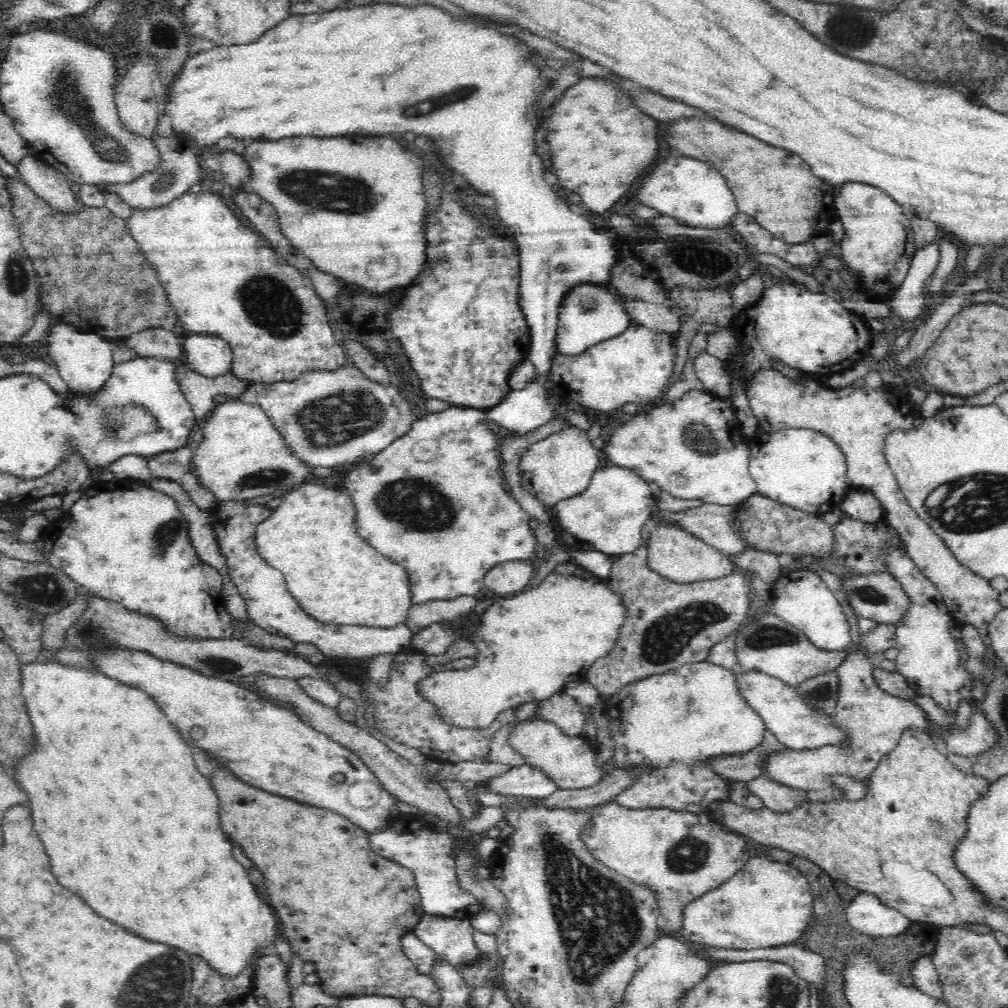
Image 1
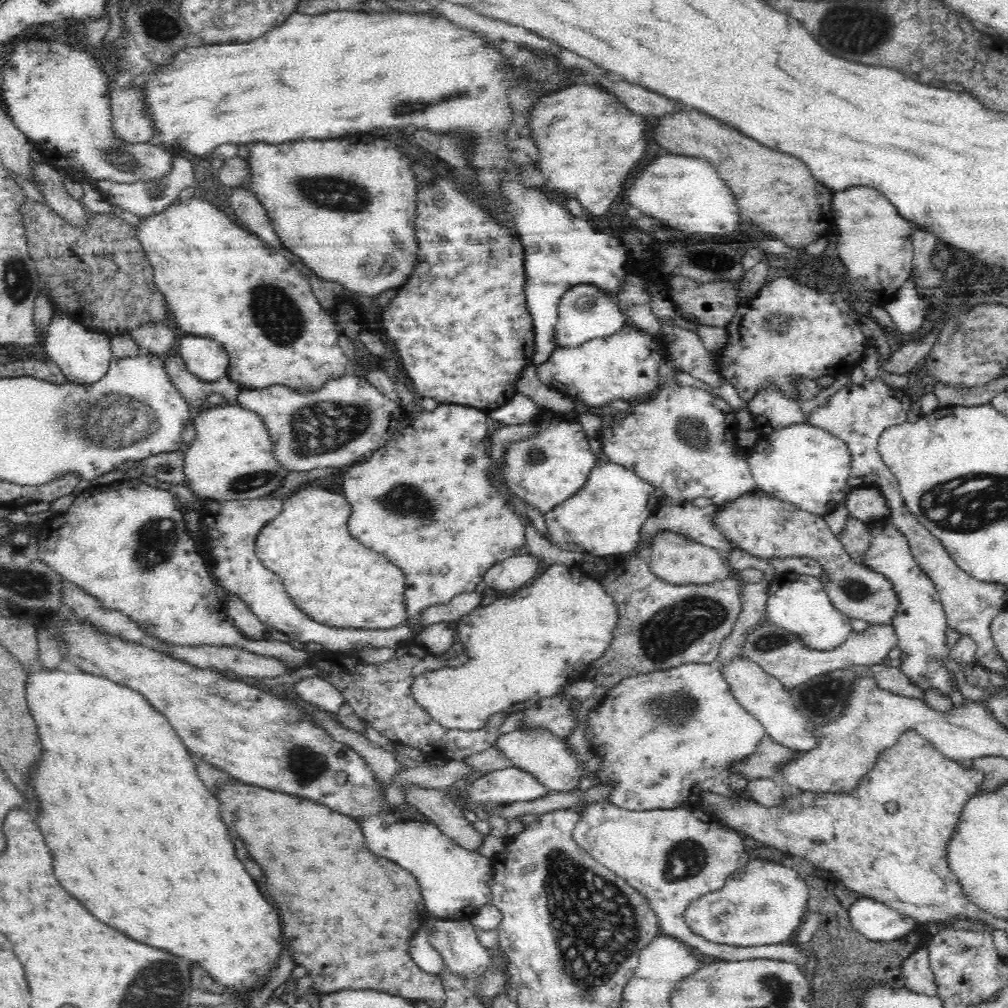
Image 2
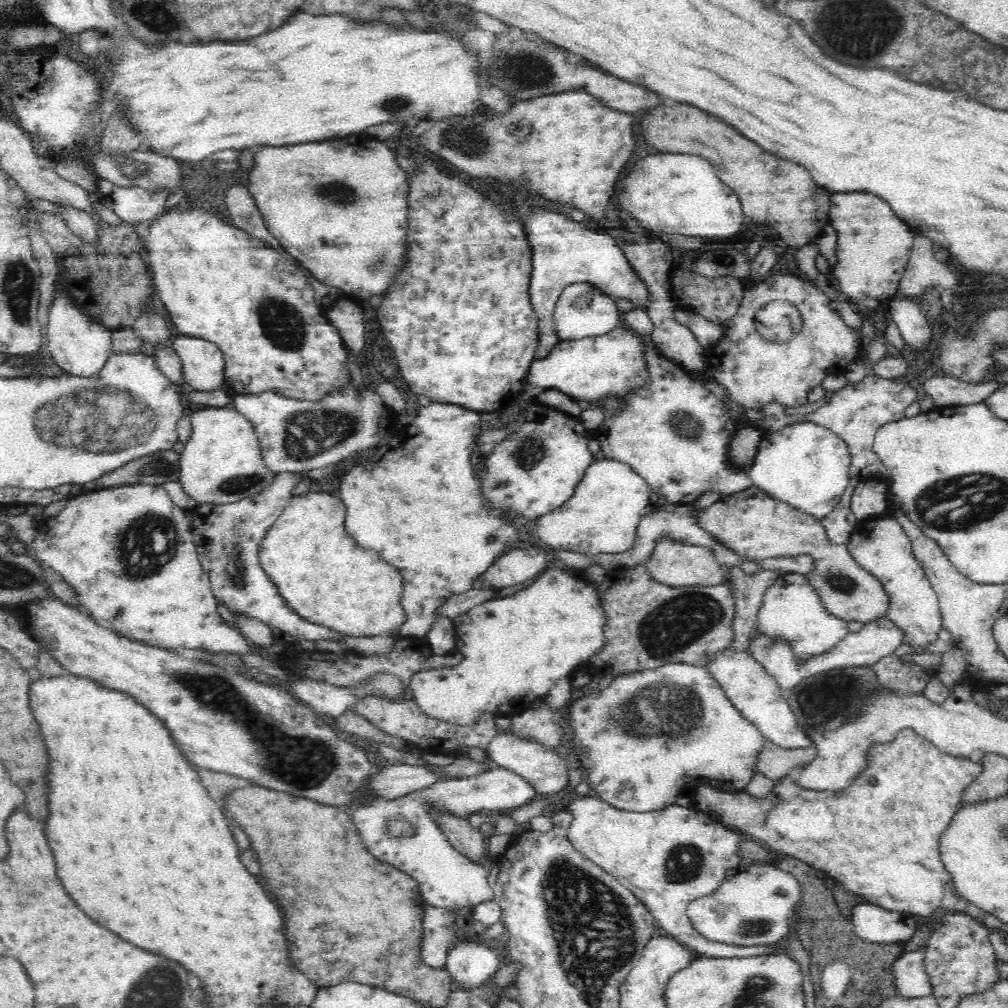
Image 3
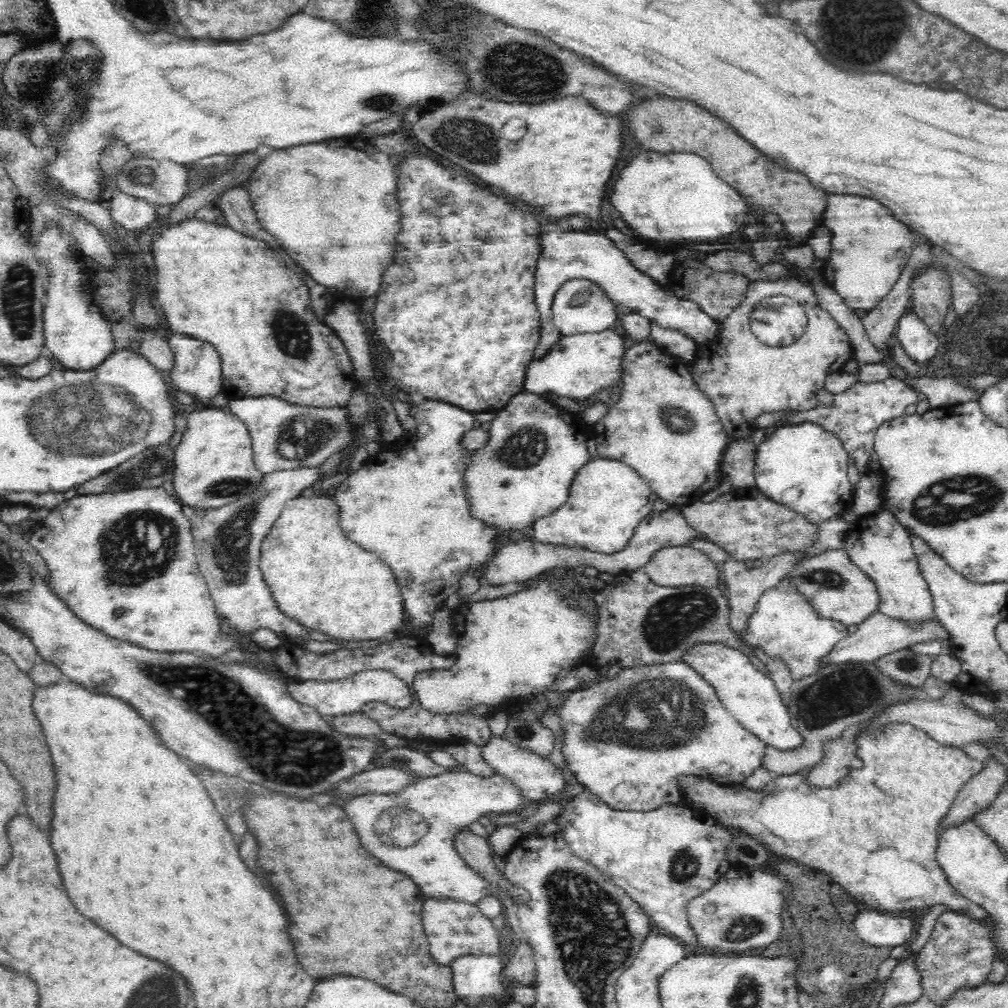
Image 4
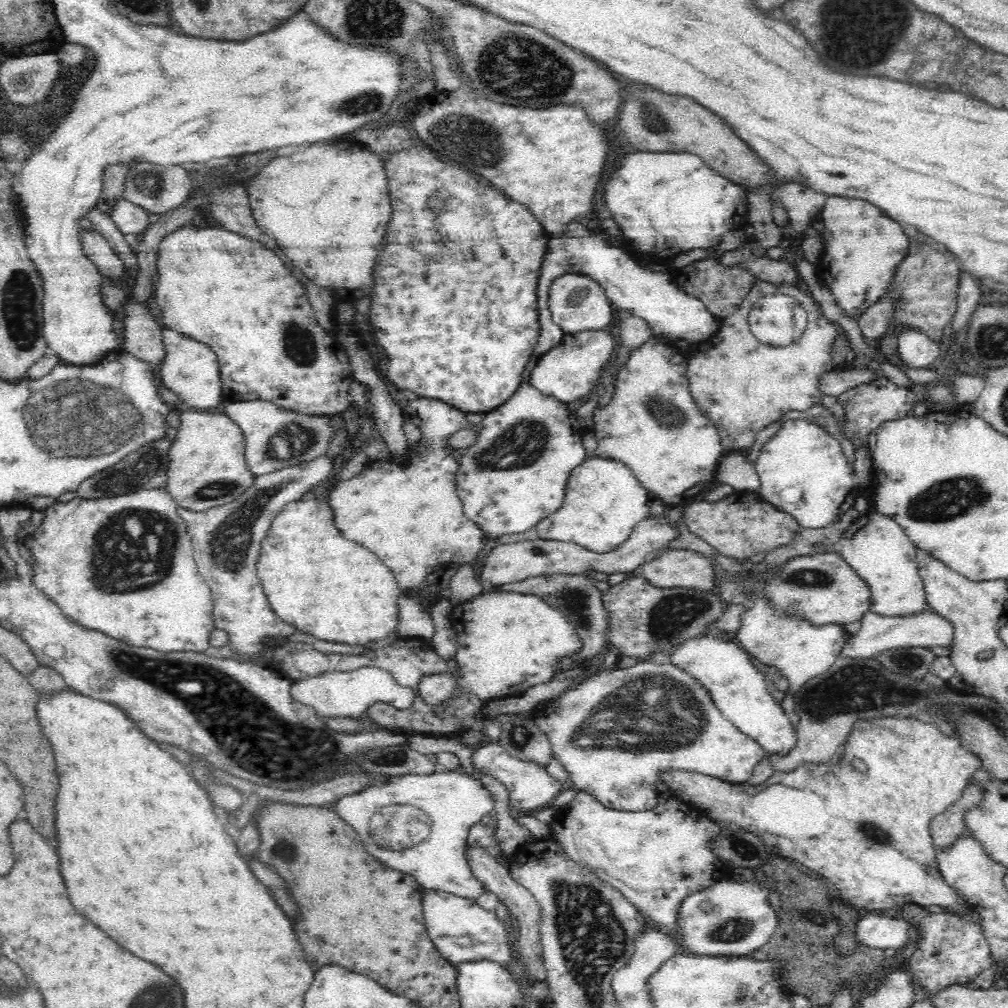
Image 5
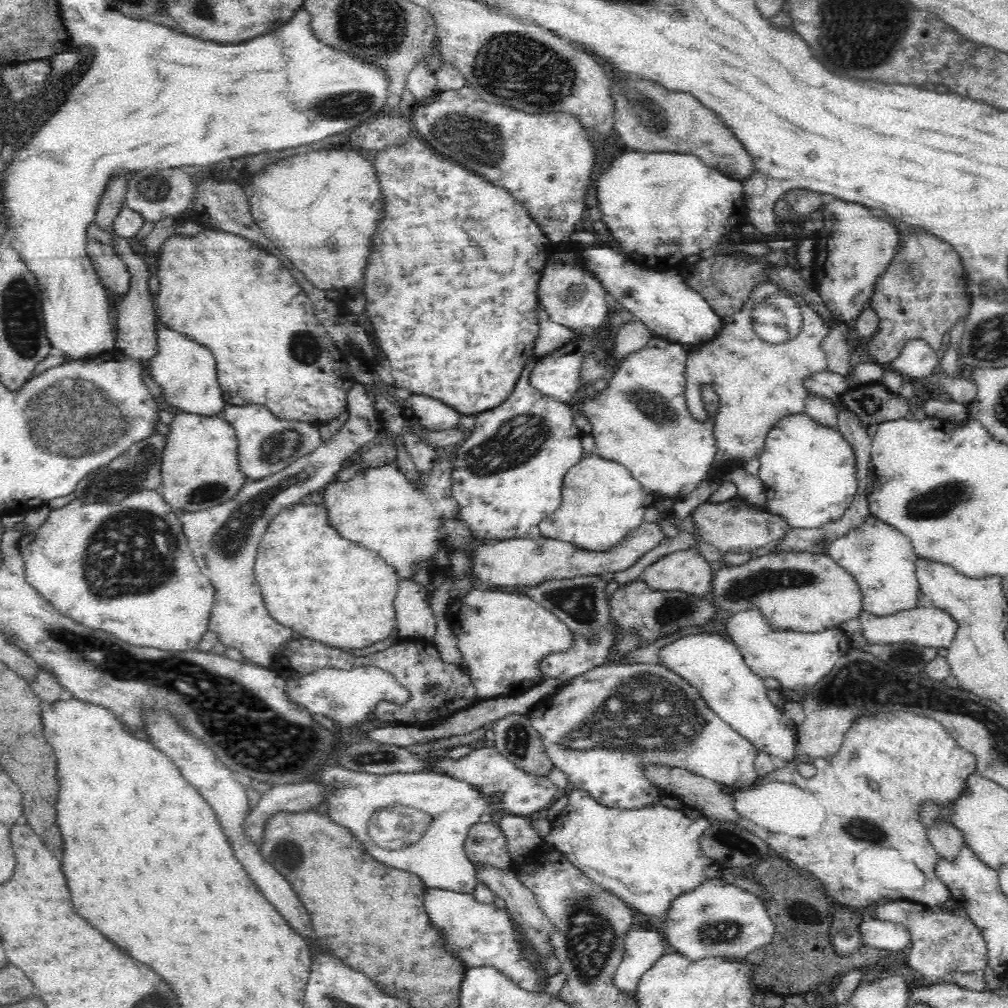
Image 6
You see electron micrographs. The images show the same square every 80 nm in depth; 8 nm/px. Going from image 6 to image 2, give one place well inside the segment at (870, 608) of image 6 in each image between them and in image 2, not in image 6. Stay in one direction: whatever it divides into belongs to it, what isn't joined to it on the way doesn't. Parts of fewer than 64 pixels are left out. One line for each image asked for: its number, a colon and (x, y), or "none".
2: (920, 623)
3: (880, 545)
4: (878, 544)
5: (877, 548)

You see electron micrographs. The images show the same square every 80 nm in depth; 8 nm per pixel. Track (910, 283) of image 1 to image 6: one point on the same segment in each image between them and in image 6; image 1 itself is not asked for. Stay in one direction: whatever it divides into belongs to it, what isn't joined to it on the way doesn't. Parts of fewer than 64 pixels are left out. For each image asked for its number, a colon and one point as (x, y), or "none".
2: (908, 309)
3: (913, 325)
4: (920, 344)
5: (916, 349)
6: (918, 360)

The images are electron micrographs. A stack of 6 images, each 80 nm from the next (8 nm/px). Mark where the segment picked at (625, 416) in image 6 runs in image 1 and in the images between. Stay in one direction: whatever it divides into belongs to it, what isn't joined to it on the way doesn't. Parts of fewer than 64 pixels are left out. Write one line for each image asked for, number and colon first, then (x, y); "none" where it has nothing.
1: (693, 448)
2: (682, 439)
3: (674, 433)
4: (662, 425)
5: (652, 425)

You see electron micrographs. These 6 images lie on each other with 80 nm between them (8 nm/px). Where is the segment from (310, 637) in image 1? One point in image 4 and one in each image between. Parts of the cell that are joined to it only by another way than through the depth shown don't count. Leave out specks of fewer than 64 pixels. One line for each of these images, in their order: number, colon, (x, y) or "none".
2: (233, 526)
3: (228, 535)
4: (228, 540)

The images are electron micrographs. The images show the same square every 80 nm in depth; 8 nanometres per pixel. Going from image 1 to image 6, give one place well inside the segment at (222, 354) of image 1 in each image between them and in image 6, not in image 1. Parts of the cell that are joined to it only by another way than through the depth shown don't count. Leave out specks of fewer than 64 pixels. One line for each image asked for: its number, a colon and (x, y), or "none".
2: (206, 358)
3: (202, 361)
4: (197, 370)
5: (190, 369)
6: (185, 370)

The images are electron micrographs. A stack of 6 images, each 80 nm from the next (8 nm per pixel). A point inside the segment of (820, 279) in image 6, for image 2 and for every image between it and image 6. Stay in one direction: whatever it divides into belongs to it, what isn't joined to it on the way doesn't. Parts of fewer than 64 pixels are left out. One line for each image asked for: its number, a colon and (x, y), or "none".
2: (875, 243)
3: (873, 247)
4: (868, 257)
5: (863, 248)

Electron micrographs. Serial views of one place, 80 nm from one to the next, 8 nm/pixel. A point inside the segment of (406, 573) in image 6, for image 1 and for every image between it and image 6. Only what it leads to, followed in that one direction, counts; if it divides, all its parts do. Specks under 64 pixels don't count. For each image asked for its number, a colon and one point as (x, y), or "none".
1: (448, 521)
2: (426, 500)
3: (417, 501)
4: (409, 505)
5: (410, 515)

